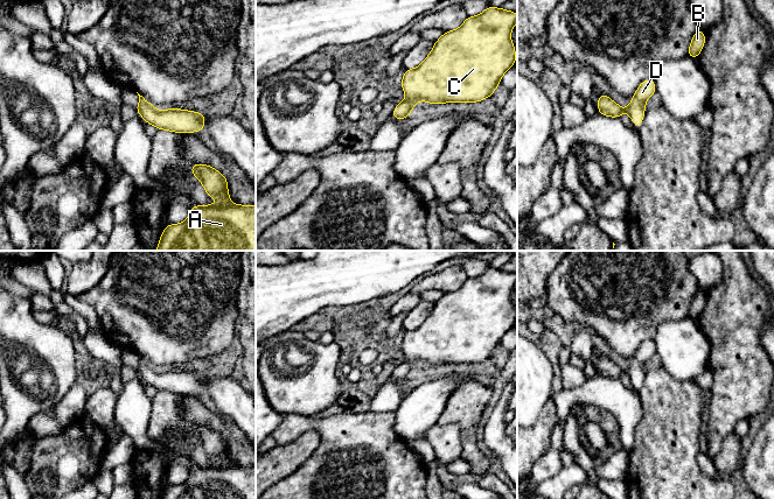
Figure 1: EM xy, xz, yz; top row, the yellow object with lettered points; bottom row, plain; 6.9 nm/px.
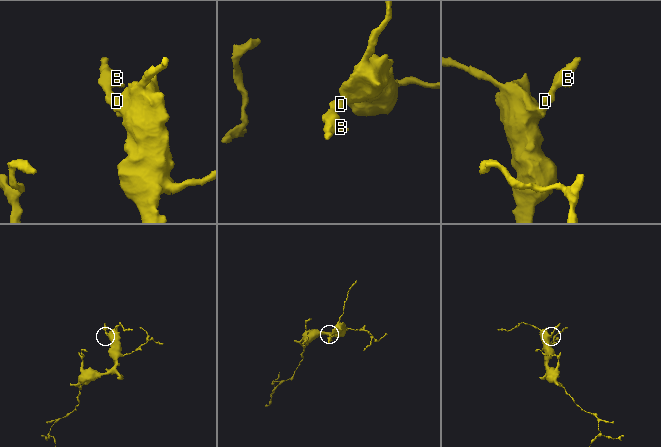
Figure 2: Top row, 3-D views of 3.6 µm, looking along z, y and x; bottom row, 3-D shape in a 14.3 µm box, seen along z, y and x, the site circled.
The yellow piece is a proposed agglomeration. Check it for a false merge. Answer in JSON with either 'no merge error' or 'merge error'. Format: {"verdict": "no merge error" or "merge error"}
{"verdict": "no merge error"}

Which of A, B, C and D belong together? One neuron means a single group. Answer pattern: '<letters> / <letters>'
A B C D

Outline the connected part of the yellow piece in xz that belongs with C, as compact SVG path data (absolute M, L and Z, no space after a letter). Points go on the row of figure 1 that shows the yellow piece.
M488 6L483 13L467 16L456 30L445 31L419 66L405 70L400 85L406 99L393 108L391 115L398 121L405 119L418 100L432 105L476 103L493 96L502 76L516 63L516 50L510 38L516 22L516 13Z

